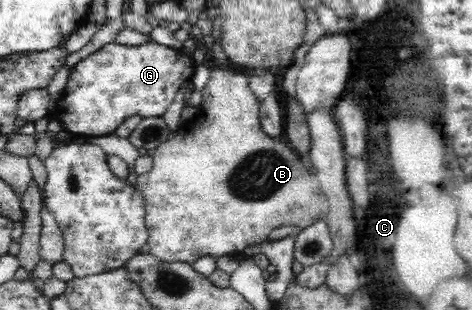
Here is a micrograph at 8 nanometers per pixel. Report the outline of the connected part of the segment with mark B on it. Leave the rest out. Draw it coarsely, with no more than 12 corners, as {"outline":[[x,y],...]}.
{"outline":[[247,74],[135,175],[138,254],[193,265],[324,219],[310,166],[261,130]]}

